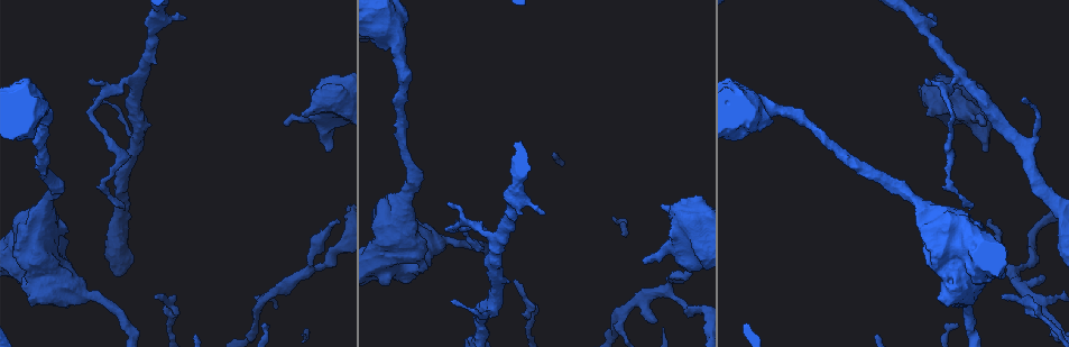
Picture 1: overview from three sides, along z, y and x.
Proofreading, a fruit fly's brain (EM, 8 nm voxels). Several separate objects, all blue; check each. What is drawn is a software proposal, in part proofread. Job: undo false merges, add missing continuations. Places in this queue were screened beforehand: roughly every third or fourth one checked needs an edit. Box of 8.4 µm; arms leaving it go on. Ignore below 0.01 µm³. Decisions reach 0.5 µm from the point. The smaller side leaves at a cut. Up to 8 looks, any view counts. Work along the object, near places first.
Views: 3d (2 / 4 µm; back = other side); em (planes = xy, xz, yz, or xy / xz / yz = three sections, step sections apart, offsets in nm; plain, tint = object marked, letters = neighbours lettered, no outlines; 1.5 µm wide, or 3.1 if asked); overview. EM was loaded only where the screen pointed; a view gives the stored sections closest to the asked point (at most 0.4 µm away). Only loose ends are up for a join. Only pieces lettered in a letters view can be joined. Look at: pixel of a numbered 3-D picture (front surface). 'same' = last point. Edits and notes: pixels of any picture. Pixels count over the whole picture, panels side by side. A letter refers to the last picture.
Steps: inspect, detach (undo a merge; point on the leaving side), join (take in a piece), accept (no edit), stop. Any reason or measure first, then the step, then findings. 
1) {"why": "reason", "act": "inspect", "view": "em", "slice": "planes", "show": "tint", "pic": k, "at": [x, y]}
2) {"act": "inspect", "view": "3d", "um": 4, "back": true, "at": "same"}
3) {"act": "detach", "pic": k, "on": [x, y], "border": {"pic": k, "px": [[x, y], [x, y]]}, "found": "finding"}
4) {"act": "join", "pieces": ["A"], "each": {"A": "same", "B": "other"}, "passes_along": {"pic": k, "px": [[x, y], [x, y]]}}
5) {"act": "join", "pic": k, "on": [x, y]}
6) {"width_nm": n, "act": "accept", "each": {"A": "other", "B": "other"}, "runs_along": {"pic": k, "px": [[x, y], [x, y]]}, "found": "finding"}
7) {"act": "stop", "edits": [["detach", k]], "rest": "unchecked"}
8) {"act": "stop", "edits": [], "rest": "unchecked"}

{"why": "arms part here", "act": "inspect", "view": "3d", "um": 2, "pic": 1, "at": [668, 295]}

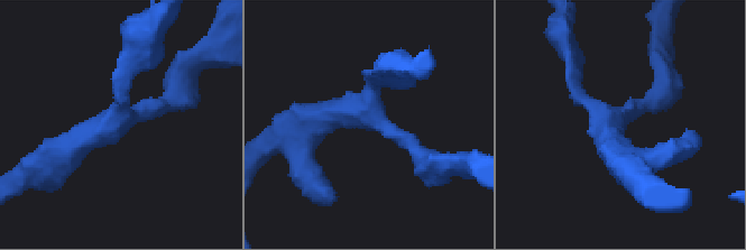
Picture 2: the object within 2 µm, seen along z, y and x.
{"arms": 3, "arm_widths_nm": [200, 200, 320], "act": "inspect", "view": "em", "slice": "yz", "step": 8, "show": "tint", "pic": 2, "at": [368, 115]}

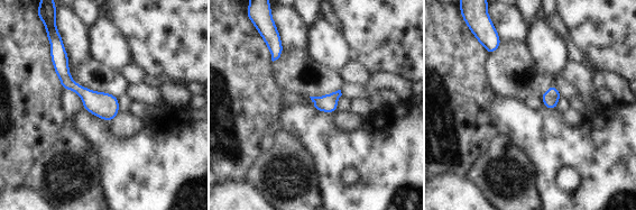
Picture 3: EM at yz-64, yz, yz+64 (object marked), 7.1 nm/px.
{"why": "cut it another way", "act": "inspect", "view": "em", "slice": "planes", "show": "letters", "at": "same"}

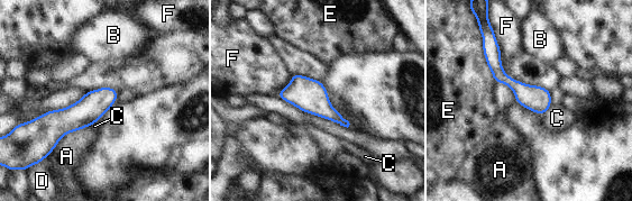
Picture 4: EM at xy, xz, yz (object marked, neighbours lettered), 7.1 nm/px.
{"act": "accept", "each": {"A": "other", "B": "other", "C": "other", "D": "other", "E": "other", "F": "other"}, "border": {"pic": 4, "px": [[551, 104], [542, 115]]}, "found": "continuous, no second neuron"}

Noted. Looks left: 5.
{"act": "inspect", "view": "em", "slice": "planes", "show": "letters", "pic": 1, "at": [1004, 296]}

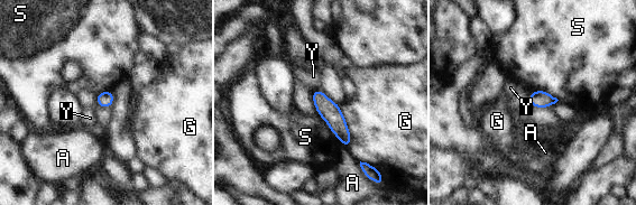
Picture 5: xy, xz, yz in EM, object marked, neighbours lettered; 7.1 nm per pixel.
{"longest_contact_nm": ["S", 320], "act": "accept", "each": {"A": "other", "G": "other", "S": "other", "Y": "other"}, "found": "no lettered piece goes on from it"}

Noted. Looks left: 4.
{"why": "branch stops here", "act": "inspect", "view": "3d", "um": 2, "back": true, "pic": 1, "at": [985, 152]}

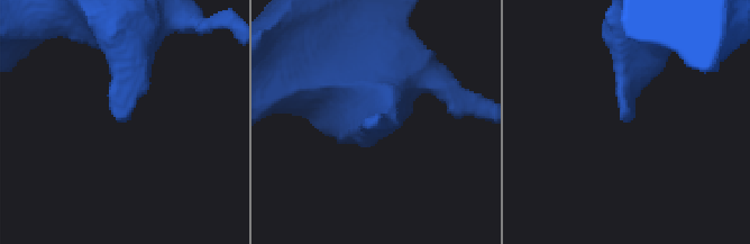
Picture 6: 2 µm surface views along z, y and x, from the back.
{"why": "shape alone is not enough", "act": "inspect", "view": "em", "slice": "xz", "step": 8, "show": "letters", "pic": 6, "at": [630, 118]}

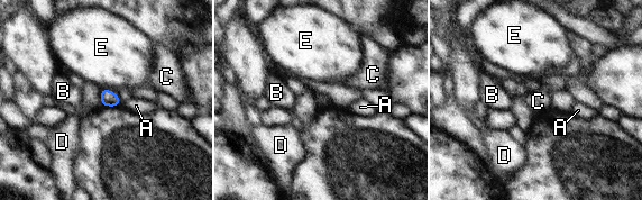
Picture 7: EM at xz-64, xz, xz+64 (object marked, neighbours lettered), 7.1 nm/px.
{"act": "inspect", "view": "em", "slice": "planes", "show": "letters", "at": "same"}

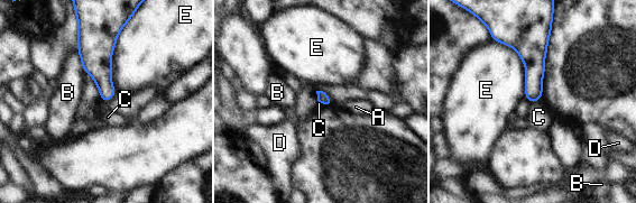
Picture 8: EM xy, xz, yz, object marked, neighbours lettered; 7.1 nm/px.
{"longest_contact_nm": ["E", 480], "act": "accept", "each": {"A": "other", "B": "other", "C": "other", "D": "other", "E": "other"}, "border": {"pic": 8, "px": [[540, 100], [531, 103]]}, "found": "none of them fits"}

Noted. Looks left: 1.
{"act": "stop", "edits": [], "rest": "unchecked"}

